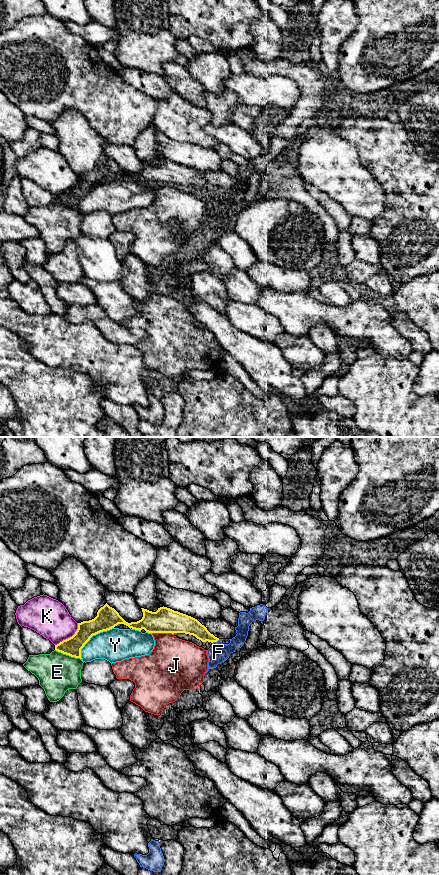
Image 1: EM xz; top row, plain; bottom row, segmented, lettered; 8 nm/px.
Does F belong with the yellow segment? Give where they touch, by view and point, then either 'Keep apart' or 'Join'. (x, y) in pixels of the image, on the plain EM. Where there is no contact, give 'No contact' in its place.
Touches yellow at xz (215, 193). Keep apart

